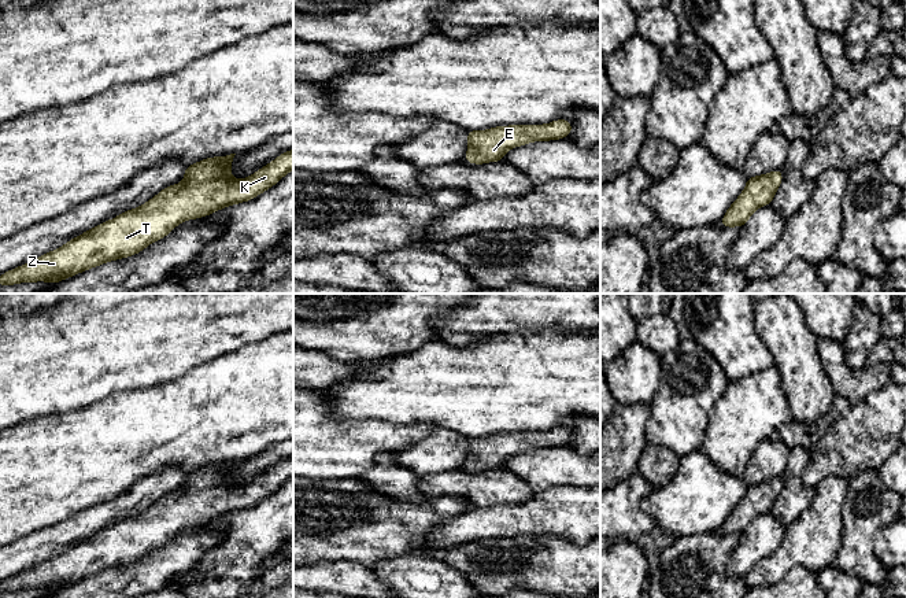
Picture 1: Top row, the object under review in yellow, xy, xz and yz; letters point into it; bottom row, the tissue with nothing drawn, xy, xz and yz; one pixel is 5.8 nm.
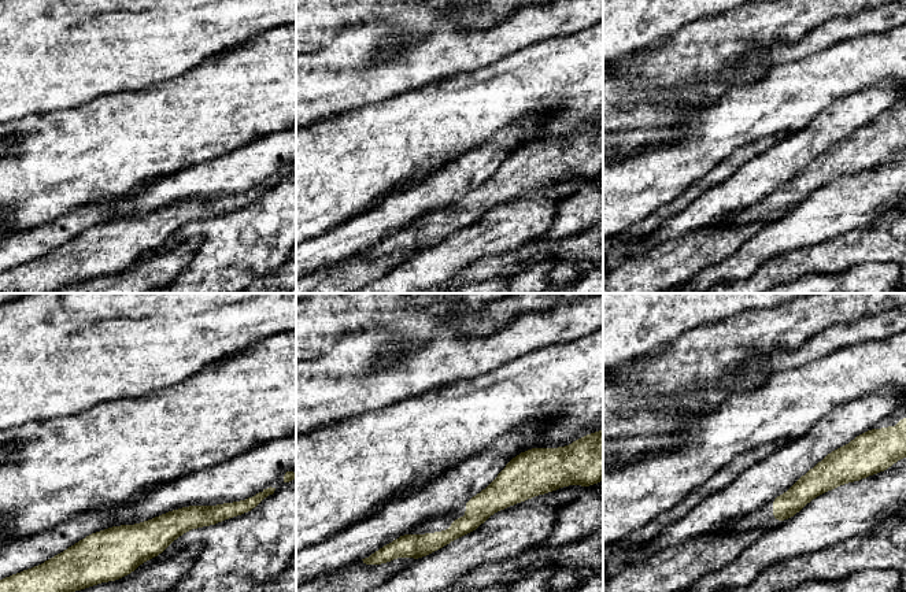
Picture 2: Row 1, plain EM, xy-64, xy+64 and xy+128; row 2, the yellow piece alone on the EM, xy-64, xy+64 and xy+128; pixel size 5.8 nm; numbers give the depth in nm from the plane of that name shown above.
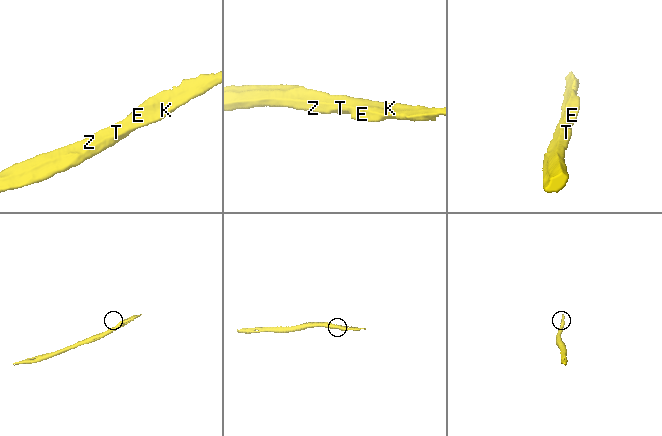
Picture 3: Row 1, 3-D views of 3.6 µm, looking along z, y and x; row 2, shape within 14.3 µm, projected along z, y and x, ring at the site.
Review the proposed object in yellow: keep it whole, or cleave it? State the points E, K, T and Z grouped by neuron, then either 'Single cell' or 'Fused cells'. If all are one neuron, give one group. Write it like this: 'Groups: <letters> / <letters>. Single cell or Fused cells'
Groups: E K T Z. Single cell

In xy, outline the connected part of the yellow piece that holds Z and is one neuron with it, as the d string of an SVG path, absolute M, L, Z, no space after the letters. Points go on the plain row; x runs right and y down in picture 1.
M293 457L281 461L269 472L247 486L236 487L230 481L230 470L236 461L207 465L185 476L184 490L162 497L141 514L127 517L88 539L71 546L64 553L47 560L33 569L8 577L0 583L0 593L18 590L47 588L56 591L84 577L96 575L114 566L127 565L141 560L151 550L167 543L180 529L210 523L223 514L248 509L276 492L293 477Z

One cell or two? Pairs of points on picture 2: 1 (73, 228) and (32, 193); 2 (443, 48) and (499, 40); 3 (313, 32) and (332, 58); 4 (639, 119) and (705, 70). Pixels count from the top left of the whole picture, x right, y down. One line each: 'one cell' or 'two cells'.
1: two cells
2: one cell
3: two cells
4: one cell

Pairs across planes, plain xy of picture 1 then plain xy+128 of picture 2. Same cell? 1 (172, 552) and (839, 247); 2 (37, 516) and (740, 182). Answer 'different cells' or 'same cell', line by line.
1: different cells
2: different cells

